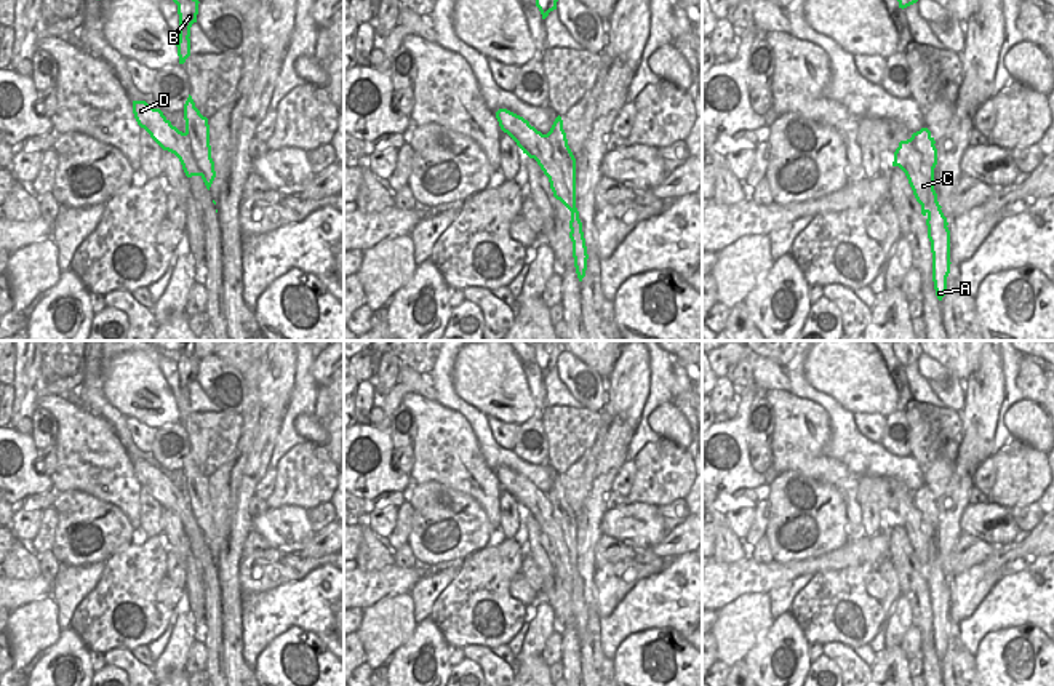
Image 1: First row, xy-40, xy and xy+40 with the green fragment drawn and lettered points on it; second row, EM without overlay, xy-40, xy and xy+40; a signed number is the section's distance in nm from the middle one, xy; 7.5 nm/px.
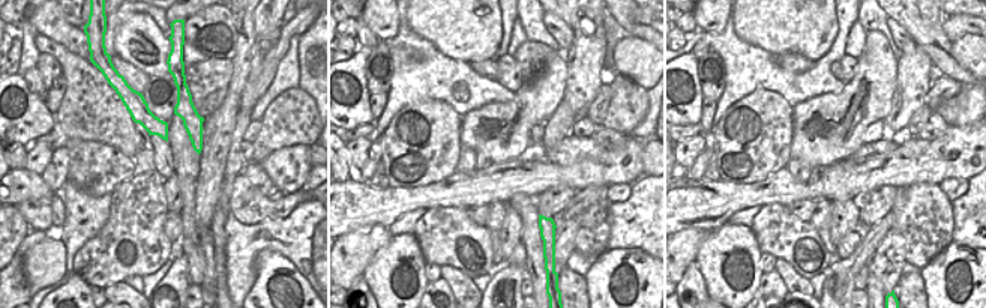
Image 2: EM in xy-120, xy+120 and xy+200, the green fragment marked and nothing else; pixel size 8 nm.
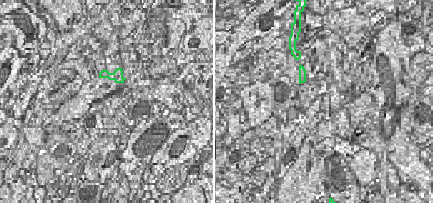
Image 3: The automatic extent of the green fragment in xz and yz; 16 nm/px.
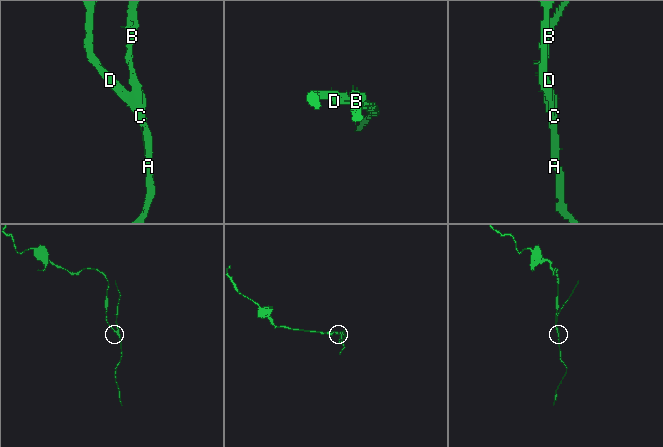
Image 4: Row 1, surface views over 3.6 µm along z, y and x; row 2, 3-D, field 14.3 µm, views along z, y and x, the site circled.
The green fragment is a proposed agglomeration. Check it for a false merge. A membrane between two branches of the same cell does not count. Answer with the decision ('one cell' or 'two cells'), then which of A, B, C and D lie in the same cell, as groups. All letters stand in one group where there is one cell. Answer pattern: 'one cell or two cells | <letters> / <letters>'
two cells | A B C / D

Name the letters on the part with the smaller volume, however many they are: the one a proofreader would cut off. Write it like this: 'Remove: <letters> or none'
Remove: A, B, C

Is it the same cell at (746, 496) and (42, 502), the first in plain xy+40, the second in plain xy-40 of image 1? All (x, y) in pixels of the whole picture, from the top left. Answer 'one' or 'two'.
one

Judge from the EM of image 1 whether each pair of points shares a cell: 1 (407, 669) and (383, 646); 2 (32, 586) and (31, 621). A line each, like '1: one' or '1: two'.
1: two
2: two

